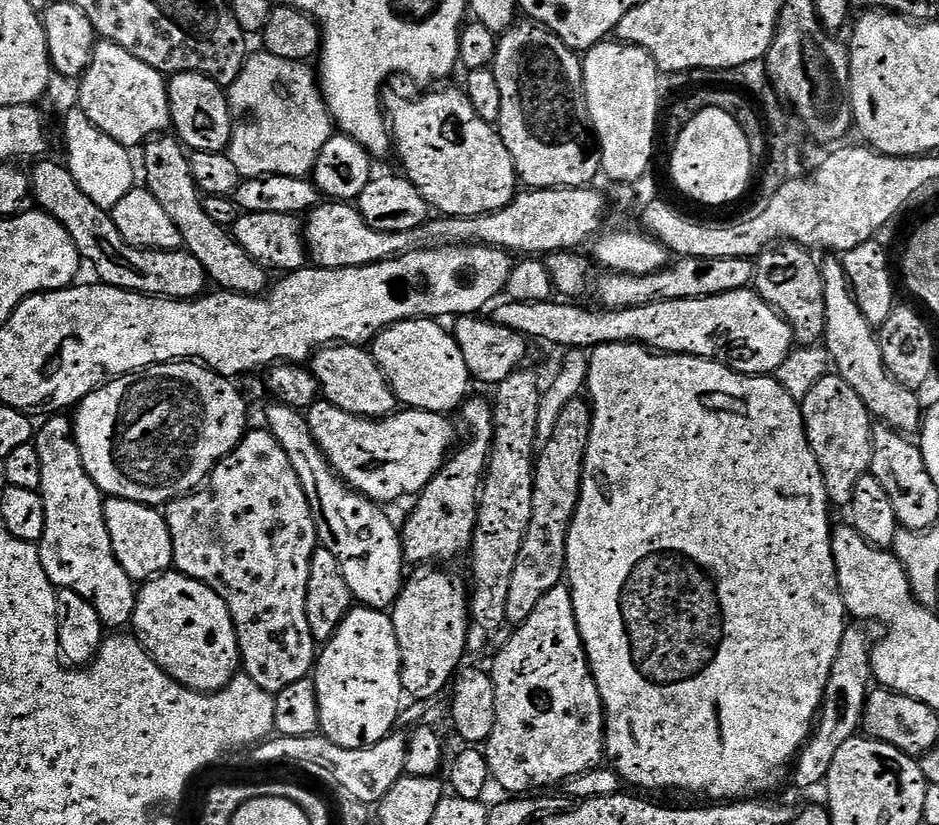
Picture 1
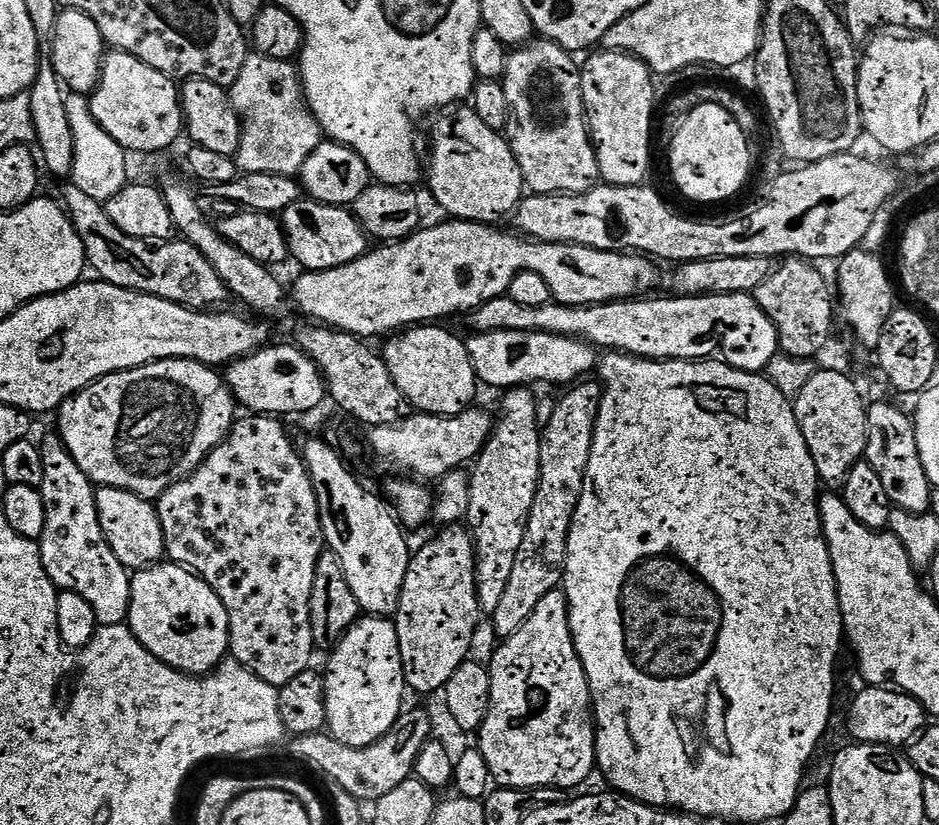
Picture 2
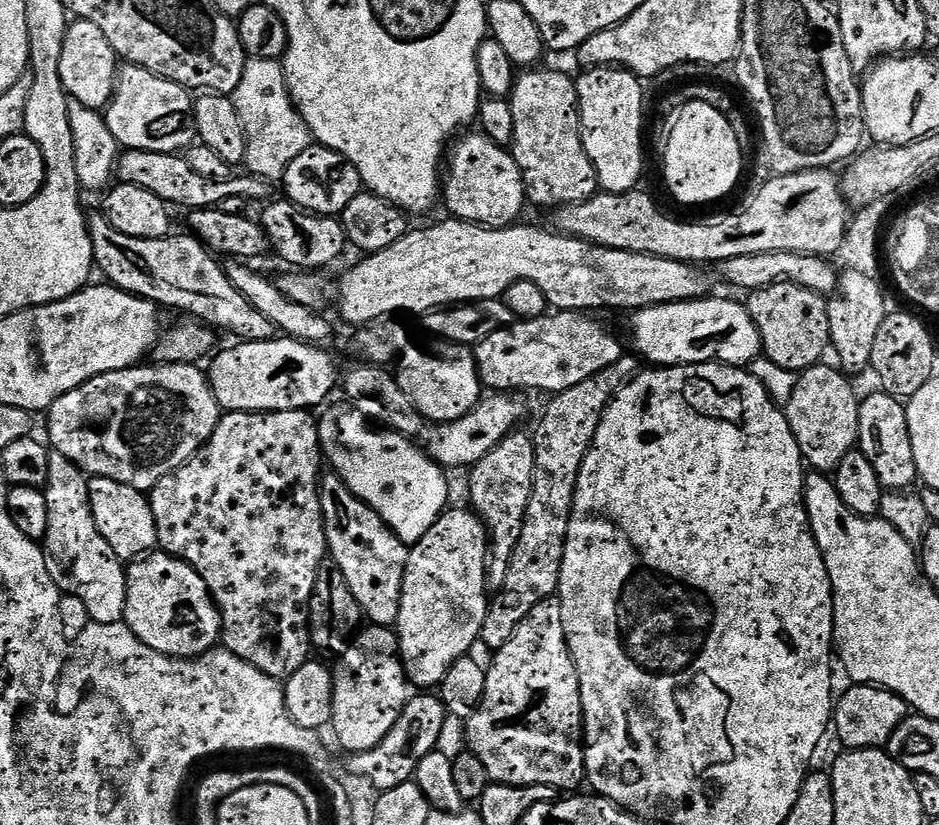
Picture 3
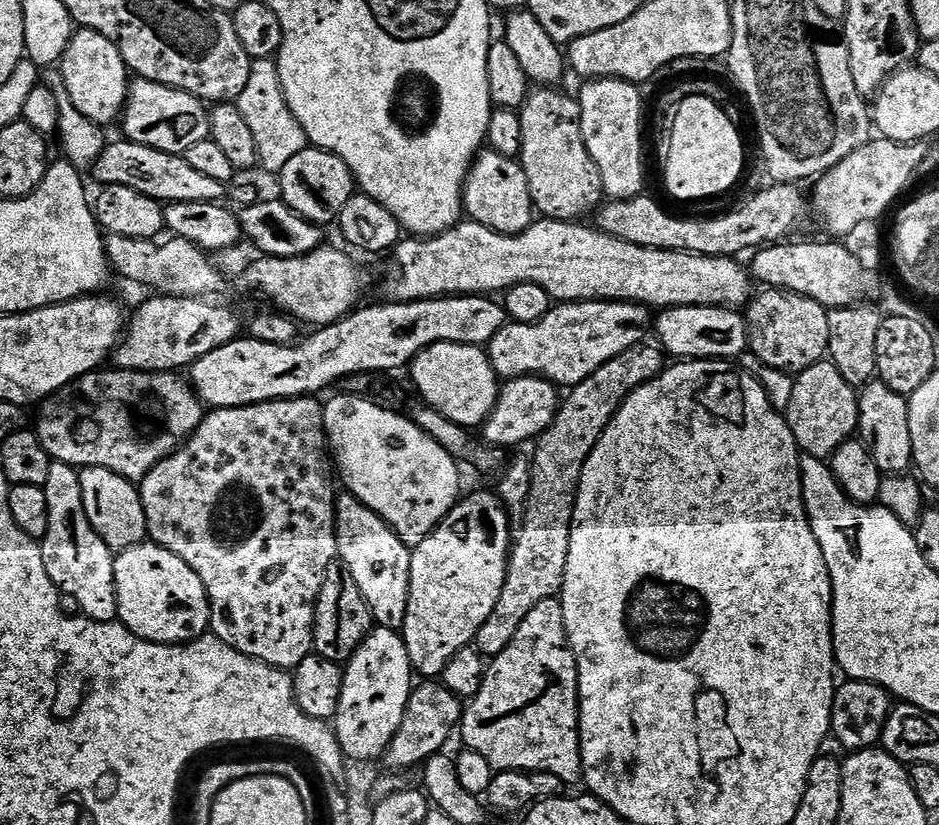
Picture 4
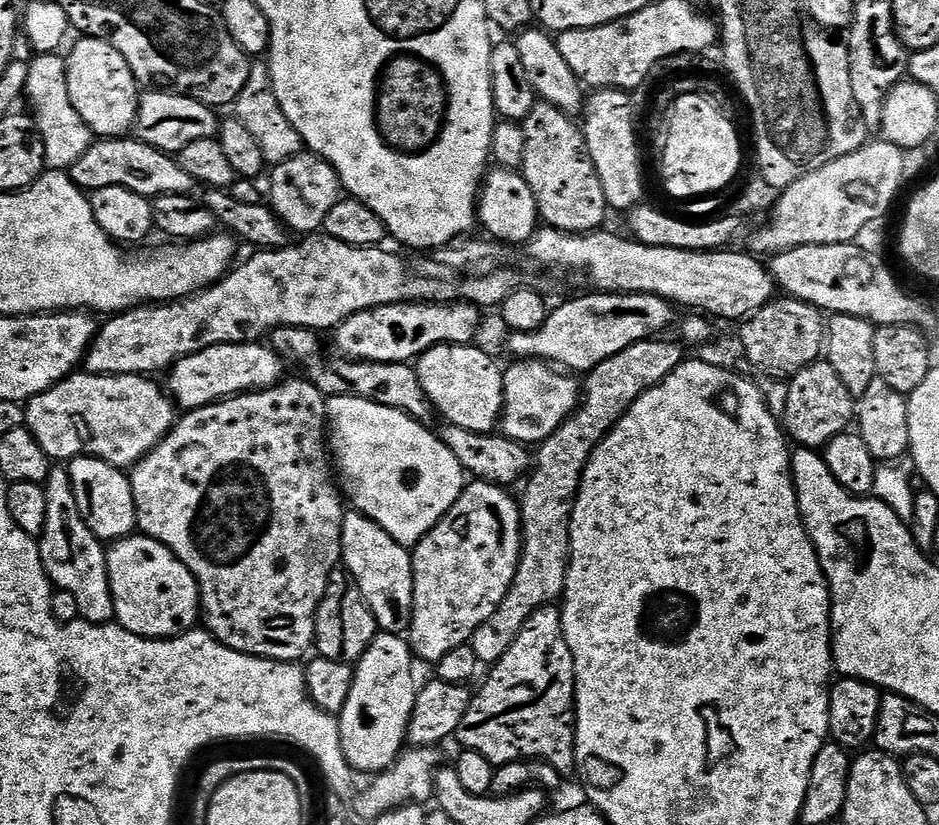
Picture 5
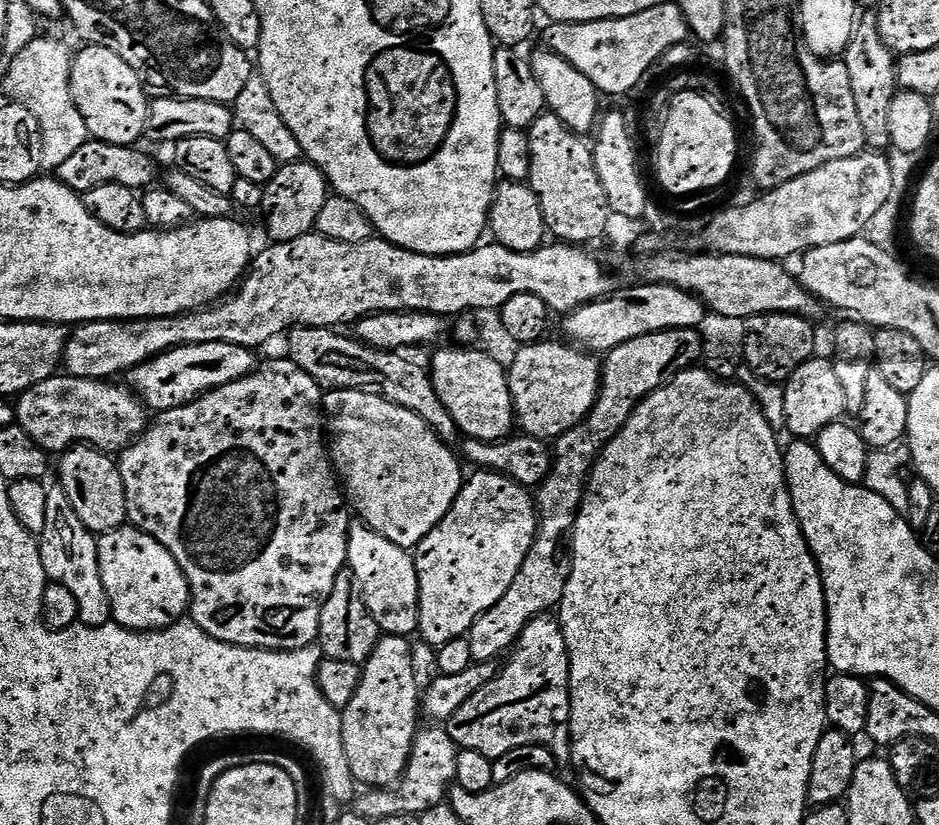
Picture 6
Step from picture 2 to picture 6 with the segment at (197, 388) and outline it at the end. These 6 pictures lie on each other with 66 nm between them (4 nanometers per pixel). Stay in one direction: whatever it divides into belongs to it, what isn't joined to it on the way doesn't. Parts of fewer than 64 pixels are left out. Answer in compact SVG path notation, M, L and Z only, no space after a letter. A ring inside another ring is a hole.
M53 374L20 393L14 404L15 423L50 454L63 454L73 446L91 446L119 454L144 433L150 412L131 388L116 383L120 382Z

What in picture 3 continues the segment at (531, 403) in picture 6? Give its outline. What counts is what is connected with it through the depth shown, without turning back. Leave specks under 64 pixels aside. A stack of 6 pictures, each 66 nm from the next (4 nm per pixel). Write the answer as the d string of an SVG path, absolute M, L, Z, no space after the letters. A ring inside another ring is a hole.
M497 392L485 395L475 404L466 415L457 420L449 420L441 423L432 440L430 455L441 468L453 470L452 468L471 469L477 464L498 442L502 442L509 434L517 431L518 426L524 420L528 412L528 404L523 400L523 395L514 392Z

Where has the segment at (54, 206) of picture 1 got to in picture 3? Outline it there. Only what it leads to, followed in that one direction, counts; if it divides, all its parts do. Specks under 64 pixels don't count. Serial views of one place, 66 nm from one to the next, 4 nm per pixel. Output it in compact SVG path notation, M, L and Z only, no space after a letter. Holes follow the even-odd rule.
M103 214L88 216L88 233L94 250L95 267L113 288L141 296L161 309L177 308L184 312L180 314L187 314L221 333L233 332L240 342L271 340L277 335L274 322L254 310L254 306L250 306L250 302L234 290L225 265L195 236L169 234L157 240L130 238L130 234L114 230Z

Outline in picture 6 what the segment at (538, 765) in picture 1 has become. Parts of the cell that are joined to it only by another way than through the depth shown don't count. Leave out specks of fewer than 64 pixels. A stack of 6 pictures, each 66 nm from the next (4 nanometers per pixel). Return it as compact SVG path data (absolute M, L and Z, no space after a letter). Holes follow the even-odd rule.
M555 615L535 616L522 630L514 651L507 657L508 665L501 667L496 676L474 698L447 721L446 729L460 750L474 750L492 761L518 750L518 746L546 746L556 755L557 761L568 762L572 758L572 687L570 686L570 658L564 632Z

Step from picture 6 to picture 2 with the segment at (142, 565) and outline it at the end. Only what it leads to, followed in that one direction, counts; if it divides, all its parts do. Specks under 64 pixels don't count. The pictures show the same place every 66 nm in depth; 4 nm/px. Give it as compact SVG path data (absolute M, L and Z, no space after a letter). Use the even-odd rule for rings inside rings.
M171 562L139 569L131 577L129 628L166 666L187 676L207 676L229 655L226 606L201 576Z

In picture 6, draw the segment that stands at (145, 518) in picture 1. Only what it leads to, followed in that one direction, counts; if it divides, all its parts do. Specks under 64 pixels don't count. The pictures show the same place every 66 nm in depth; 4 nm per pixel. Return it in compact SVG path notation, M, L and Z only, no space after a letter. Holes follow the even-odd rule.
M73 446L59 460L59 487L63 488L66 498L70 498L74 514L82 518L82 526L86 526L94 534L125 527L127 520L124 519L130 516L130 509L119 463L109 453L91 446Z

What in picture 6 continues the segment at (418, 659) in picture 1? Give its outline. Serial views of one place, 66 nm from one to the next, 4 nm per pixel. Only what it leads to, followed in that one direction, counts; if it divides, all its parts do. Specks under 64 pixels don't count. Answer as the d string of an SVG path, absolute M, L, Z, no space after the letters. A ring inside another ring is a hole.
M476 470L473 473L469 480L467 477L461 483L460 492L457 494L455 502L450 506L450 510L442 518L442 522L438 526L434 526L434 530L430 530L430 534L426 534L423 542L416 545L414 549L418 586L420 587L420 627L418 632L421 637L424 635L425 642L433 644L433 649L436 650L446 642L467 637L468 631L474 626L478 617L486 614L486 610L490 610L490 606L497 604L502 598L502 594L506 594L506 590L510 590L510 582L514 582L514 578L518 578L518 570L522 566L522 562L526 562L526 558L536 541L536 532L540 529L540 516L538 515L536 501L529 489L523 488L518 482L511 480L509 476L503 476L497 472Z

